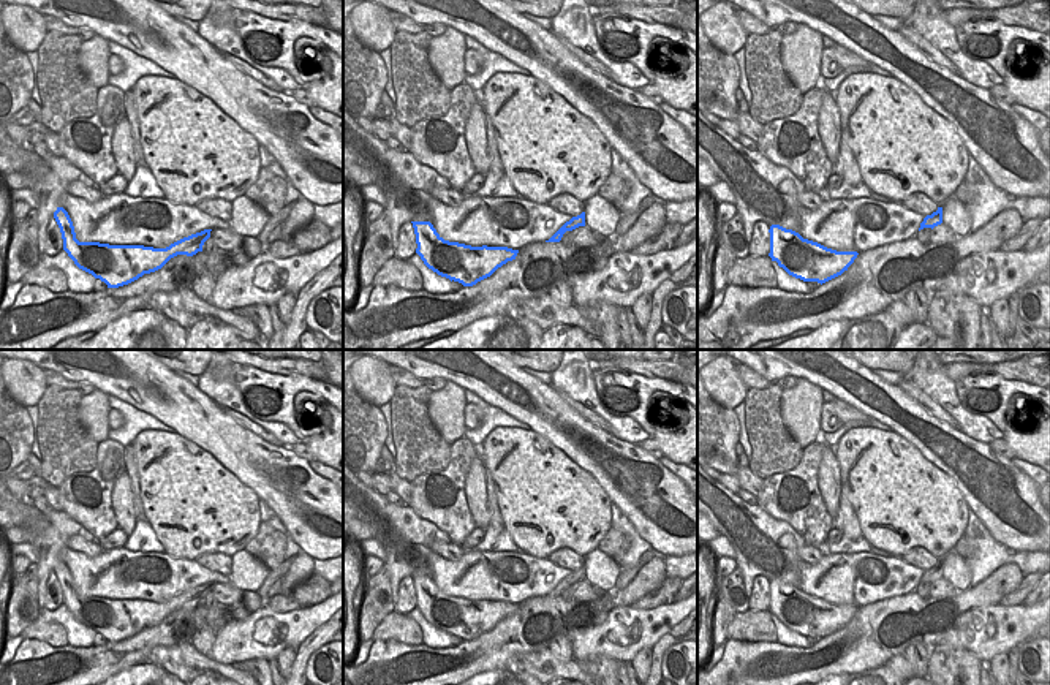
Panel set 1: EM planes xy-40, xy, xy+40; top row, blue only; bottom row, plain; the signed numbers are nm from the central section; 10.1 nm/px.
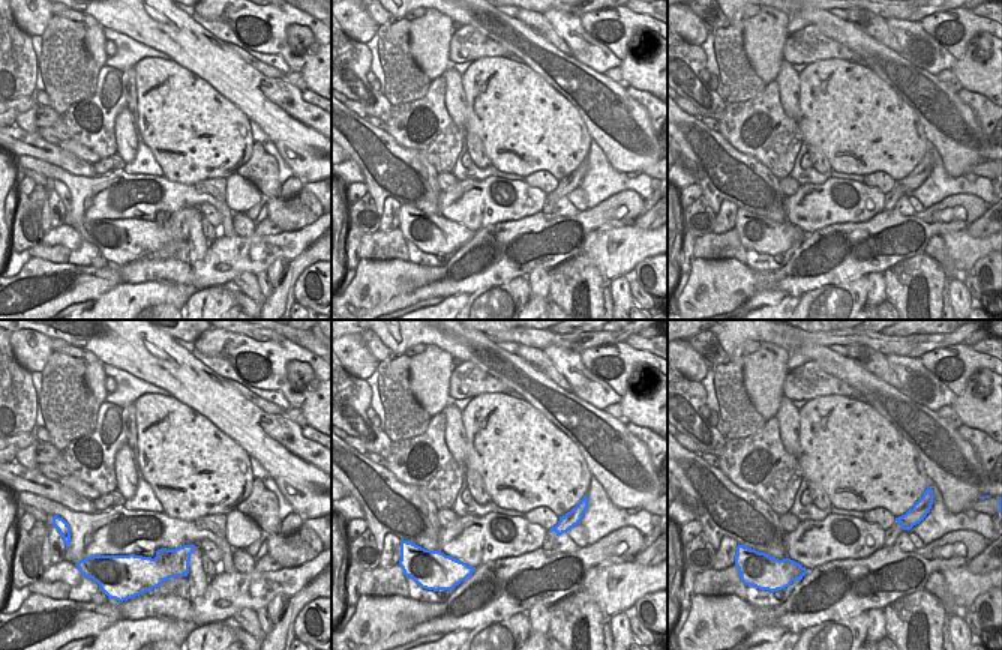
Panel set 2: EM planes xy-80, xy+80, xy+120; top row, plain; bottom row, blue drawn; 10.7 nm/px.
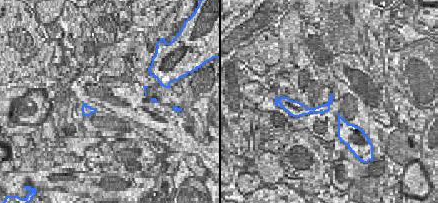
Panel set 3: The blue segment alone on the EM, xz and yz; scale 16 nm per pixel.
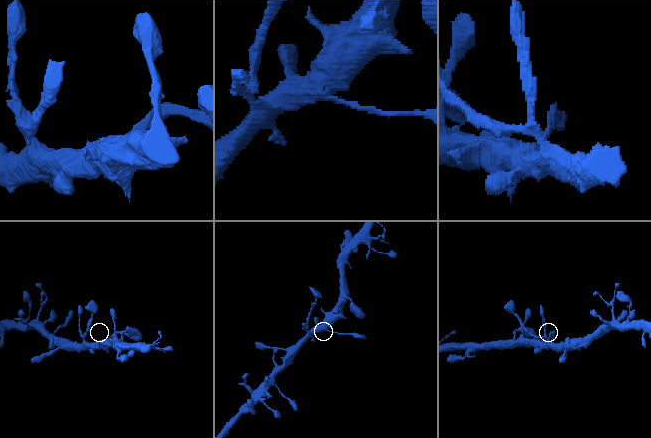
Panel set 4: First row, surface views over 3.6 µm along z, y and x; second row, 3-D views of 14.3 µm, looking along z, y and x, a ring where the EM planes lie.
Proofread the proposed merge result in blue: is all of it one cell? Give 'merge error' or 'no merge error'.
no merge error

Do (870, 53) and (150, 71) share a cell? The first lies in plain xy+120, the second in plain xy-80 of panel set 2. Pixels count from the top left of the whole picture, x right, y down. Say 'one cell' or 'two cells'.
two cells

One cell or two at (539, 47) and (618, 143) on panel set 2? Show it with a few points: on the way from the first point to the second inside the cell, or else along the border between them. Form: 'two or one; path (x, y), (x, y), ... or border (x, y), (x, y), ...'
one; path (563, 71), (611, 119)

